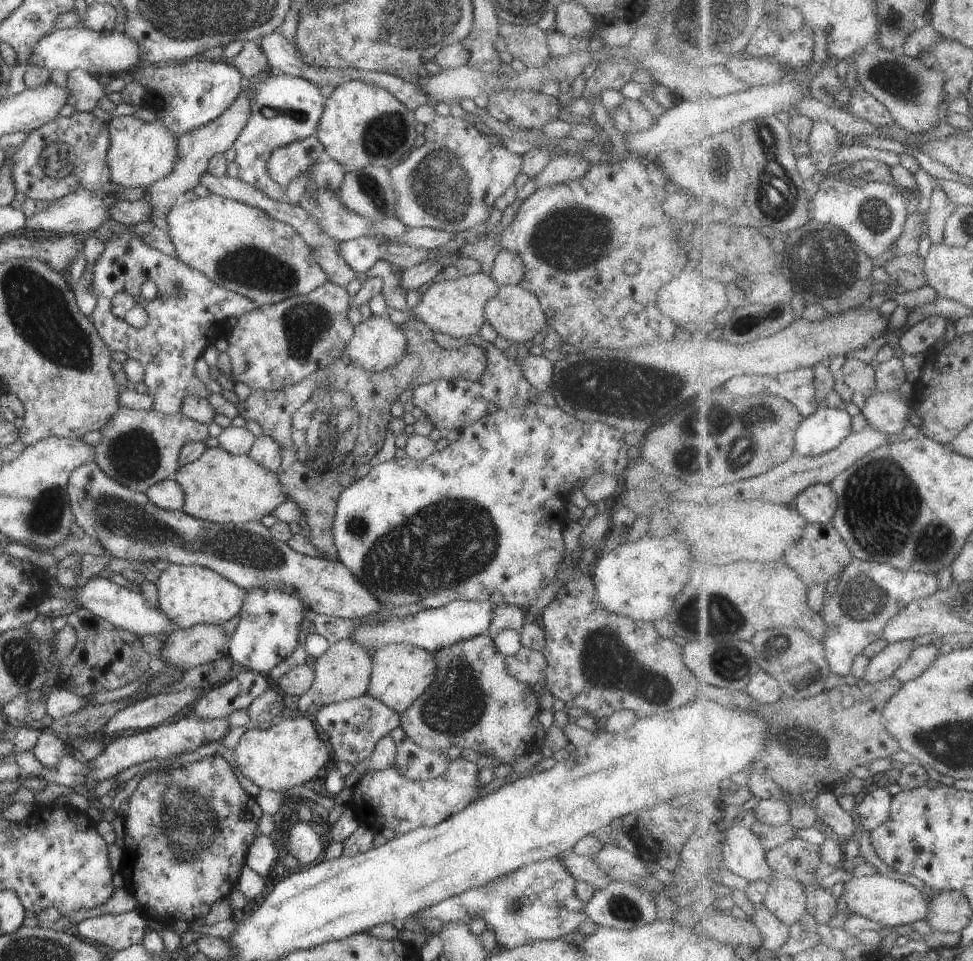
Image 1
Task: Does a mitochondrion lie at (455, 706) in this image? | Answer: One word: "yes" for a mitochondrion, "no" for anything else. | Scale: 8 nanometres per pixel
yes

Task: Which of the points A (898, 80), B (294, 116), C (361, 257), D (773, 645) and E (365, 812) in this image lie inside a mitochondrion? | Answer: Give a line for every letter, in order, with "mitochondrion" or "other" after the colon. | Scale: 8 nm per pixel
A: mitochondrion
B: mitochondrion
C: other
D: mitochondrion
E: other

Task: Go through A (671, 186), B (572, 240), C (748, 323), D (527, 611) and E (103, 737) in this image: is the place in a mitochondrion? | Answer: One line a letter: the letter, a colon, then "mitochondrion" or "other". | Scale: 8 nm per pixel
A: other
B: mitochondrion
C: mitochondrion
D: other
E: other

